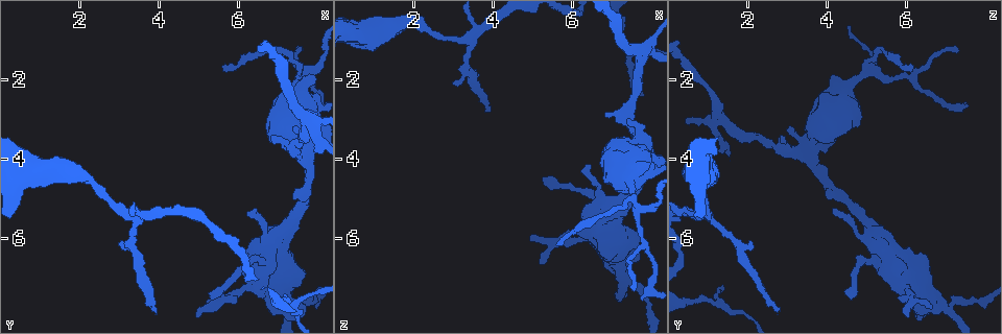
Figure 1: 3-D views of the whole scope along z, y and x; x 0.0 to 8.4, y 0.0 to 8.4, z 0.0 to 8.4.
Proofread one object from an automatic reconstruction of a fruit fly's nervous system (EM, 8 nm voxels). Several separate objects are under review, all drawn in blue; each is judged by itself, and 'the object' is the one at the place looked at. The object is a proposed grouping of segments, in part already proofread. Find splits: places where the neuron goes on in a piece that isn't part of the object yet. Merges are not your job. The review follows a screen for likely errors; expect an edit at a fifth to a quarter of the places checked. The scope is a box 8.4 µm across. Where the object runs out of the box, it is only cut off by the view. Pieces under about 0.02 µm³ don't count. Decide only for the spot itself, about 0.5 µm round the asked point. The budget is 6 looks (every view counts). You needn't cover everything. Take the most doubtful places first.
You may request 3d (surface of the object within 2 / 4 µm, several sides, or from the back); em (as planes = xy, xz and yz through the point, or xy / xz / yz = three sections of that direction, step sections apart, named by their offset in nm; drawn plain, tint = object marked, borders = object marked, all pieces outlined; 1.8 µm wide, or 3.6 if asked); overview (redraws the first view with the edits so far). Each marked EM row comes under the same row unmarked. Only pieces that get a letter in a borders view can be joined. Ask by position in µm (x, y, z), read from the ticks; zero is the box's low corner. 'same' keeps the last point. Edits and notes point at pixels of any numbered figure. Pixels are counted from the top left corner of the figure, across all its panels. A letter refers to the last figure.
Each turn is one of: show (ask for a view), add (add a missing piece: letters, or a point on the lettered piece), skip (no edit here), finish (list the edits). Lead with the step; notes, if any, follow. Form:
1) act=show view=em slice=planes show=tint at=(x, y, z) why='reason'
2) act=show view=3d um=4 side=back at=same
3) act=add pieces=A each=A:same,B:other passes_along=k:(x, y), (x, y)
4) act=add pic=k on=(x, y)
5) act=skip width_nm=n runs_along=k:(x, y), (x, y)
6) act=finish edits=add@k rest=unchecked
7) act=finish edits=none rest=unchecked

act=show view=em slice=xy step=8 show=tint at=(3.95, 7.75, 2.85) why='branch stops here'

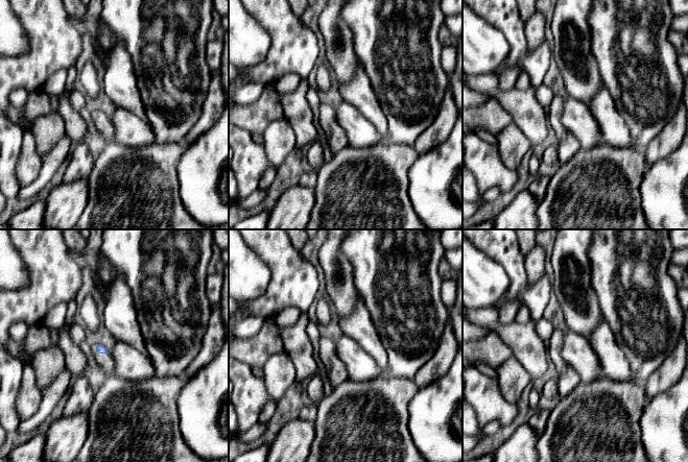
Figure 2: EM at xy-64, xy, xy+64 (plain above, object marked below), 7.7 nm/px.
act=show view=em slice=planes show=tint at=same

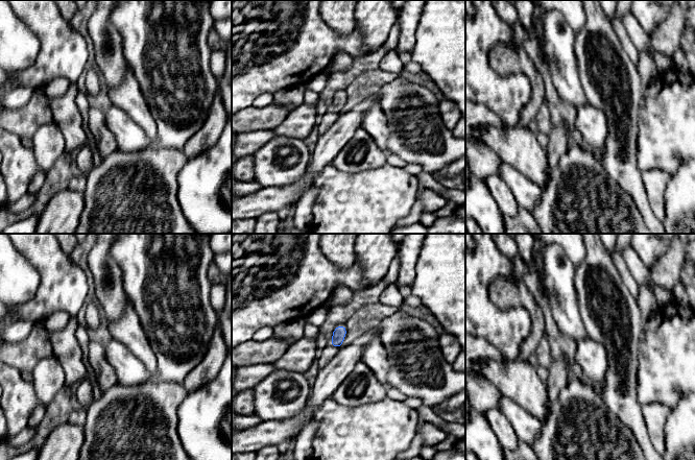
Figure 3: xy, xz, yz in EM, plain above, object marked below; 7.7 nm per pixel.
act=show view=em slice=planes show=borders at=same why='what lies round it'

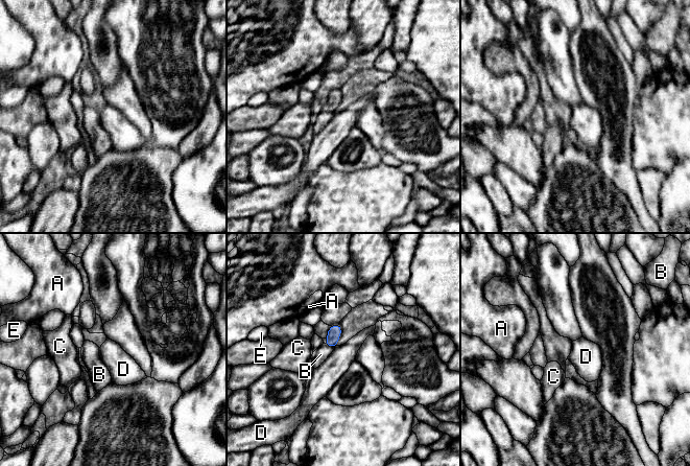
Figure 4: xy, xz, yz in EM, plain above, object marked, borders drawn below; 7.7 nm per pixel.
act=add pieces=B each=A:other,B:same,C:other,D:other,E:other found='the neuron continues'

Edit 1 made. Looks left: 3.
act=show view=overview why='redraw'

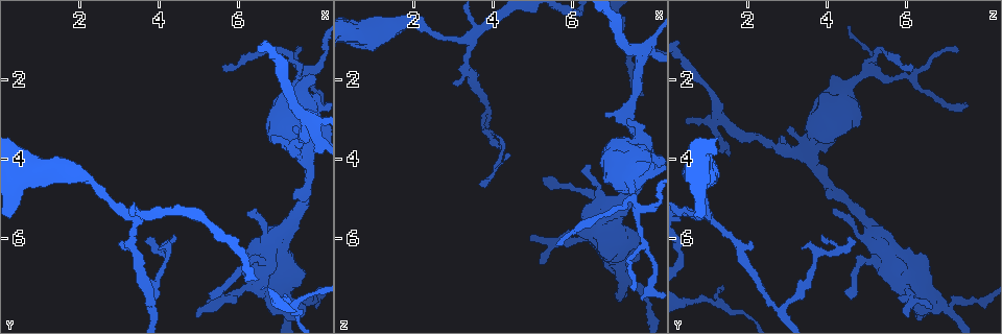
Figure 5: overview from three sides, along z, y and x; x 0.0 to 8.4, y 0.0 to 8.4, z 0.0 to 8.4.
act=show view=em slice=xy step=4 show=borders at=(3.00, 6.05, 2.00) why='tapers out'

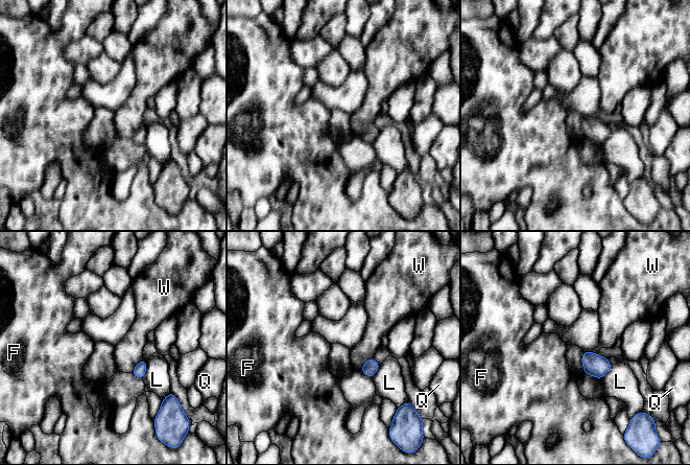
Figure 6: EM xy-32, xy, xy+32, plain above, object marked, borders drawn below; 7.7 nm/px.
act=skip each=F:other,L:other,Q:other,W:other border=6:(373, 357), (367, 358), (359, 370) found='no lettered piece goes on from it'

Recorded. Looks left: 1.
act=finish edits=add@4 rest=unchecked

